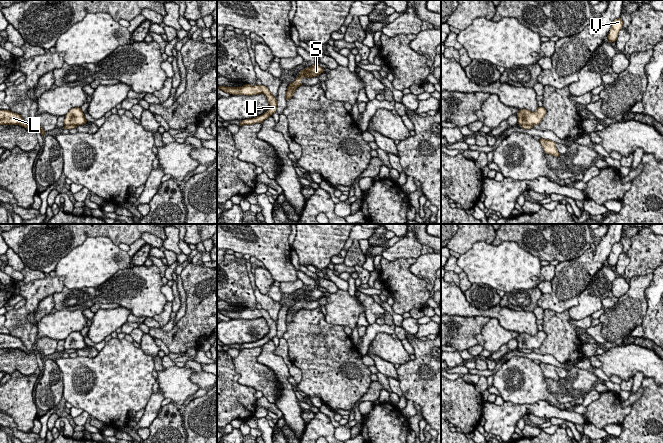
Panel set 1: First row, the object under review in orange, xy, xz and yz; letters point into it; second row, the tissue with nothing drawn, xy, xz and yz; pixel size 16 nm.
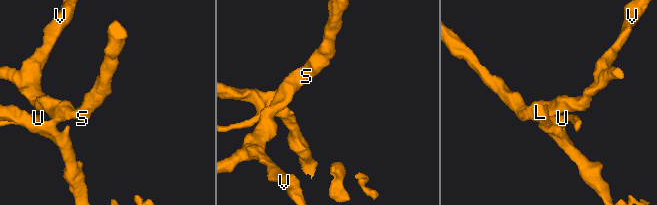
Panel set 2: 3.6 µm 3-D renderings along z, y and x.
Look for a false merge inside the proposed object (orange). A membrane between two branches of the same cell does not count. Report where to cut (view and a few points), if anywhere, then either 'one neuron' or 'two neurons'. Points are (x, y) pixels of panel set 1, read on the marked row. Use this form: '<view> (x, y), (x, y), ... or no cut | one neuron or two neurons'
xz (296, 87), (290, 87), (287, 90) | two neurons

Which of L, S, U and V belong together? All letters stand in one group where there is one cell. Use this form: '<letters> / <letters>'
L U / S V

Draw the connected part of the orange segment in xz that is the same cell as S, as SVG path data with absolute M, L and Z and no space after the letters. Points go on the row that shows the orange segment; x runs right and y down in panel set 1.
M312 65L311 67L305 68L301 70L299 73L300 75L297 78L311 78L316 77L324 72L324 68L320 67L319 65Z

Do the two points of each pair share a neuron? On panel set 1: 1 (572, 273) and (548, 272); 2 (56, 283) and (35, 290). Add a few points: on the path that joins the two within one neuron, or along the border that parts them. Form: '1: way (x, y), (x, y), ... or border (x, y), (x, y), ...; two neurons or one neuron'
1: border (555, 266), (555, 275), (550, 280); two neurons
2: way (51, 285), (40, 288); one neuron

